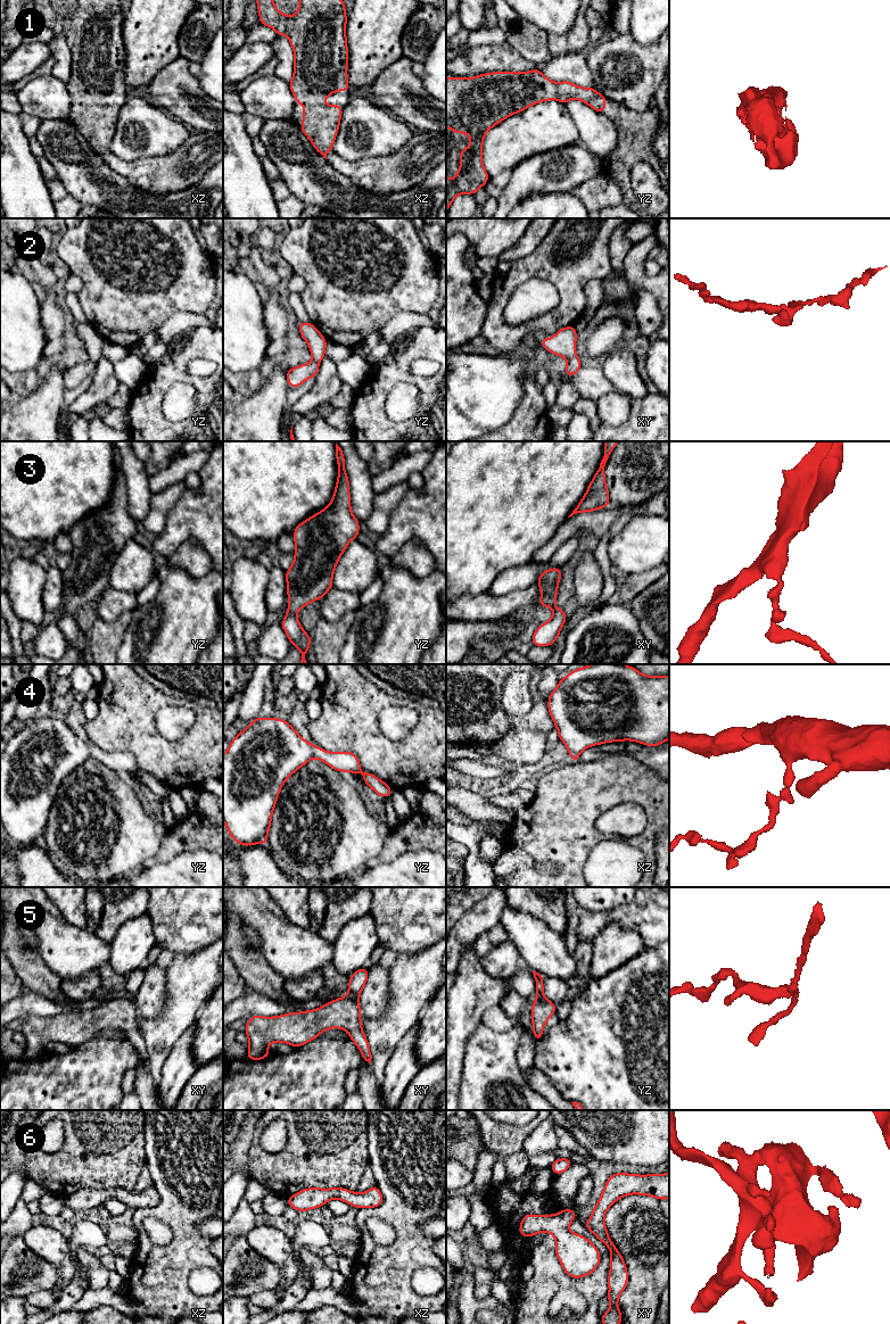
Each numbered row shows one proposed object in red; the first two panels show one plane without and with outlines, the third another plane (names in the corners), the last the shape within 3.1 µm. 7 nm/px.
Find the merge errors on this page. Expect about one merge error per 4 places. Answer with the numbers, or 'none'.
none

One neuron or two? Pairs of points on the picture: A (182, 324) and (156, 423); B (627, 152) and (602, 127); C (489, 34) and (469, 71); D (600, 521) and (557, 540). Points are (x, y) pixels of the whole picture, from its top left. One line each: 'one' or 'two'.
A: two
B: two
C: two
D: one

